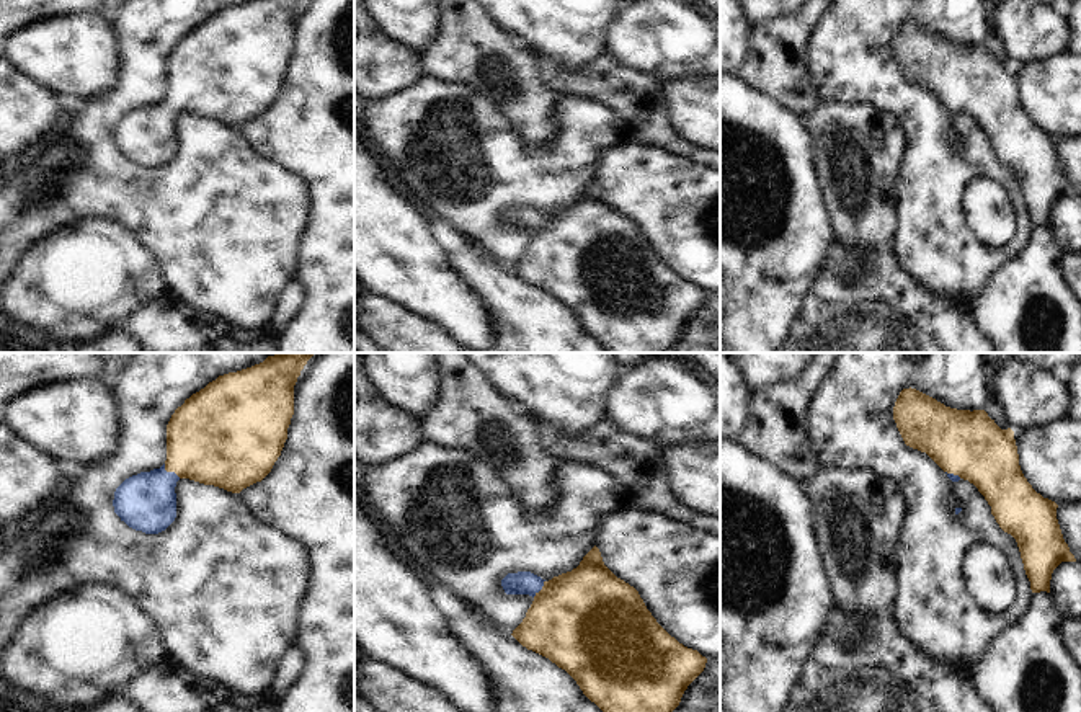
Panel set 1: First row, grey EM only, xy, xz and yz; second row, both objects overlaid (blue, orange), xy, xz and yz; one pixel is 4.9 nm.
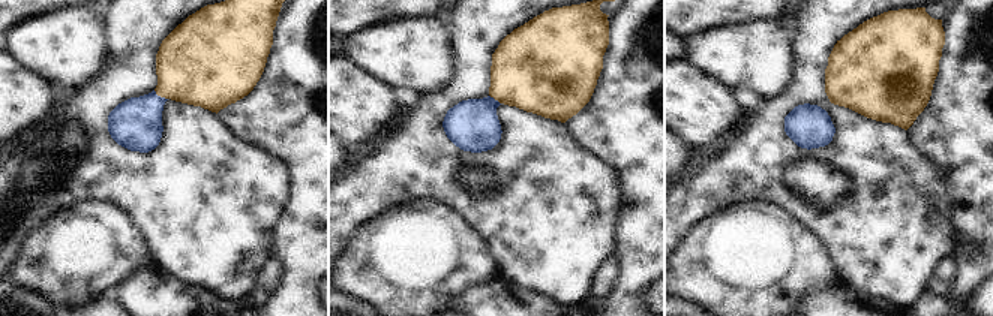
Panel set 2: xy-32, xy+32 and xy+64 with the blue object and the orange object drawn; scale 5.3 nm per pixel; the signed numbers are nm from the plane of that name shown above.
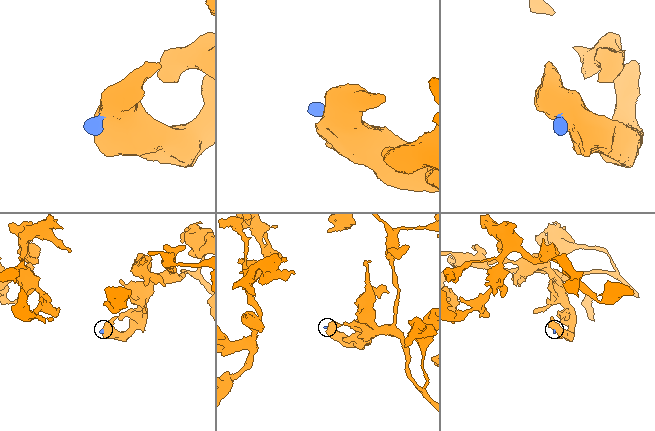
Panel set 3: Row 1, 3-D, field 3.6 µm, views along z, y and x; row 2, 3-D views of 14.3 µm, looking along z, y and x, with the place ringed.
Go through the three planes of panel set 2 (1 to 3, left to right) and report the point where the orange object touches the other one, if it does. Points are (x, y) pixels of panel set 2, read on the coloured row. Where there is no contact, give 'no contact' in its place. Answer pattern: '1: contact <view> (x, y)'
1: contact xy-32 (159, 96)
2: contact xy+32 (494, 99)
3: no contact

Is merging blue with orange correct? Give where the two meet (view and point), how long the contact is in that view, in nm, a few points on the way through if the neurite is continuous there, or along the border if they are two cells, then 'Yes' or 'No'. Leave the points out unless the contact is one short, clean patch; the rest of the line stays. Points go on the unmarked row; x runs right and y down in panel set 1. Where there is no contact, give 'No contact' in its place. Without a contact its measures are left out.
Touches blue at xy (170, 106). Shared border 110 nm. Path across: xy (146, 136), (170, 106), (209, 74). Yes

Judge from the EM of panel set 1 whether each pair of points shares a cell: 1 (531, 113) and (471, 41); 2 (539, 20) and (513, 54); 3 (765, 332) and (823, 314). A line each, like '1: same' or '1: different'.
1: same
2: different
3: different

